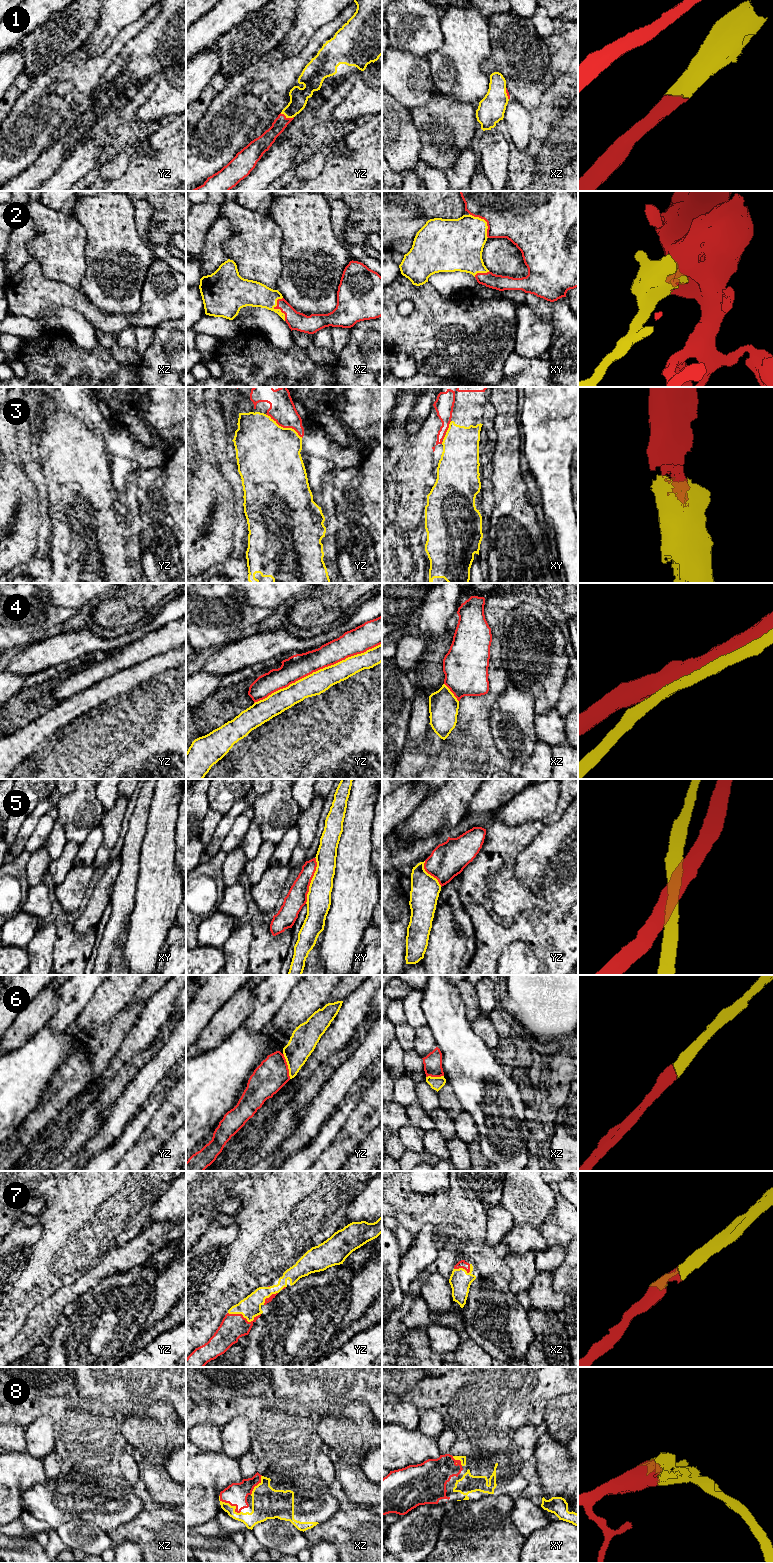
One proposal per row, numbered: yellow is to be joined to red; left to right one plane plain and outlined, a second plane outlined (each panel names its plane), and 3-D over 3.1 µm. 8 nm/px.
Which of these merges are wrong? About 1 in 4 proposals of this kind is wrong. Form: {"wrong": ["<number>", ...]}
{"wrong": ["4", "5"]}

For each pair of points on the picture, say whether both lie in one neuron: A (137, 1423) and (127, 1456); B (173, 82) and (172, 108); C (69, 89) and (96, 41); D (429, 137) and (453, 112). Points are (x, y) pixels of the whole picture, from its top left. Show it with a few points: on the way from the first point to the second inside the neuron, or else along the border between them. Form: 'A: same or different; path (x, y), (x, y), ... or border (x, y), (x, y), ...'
A: different; border (126, 1445), (131, 1450)
B: same; path (173, 88), (172, 102)
C: different; border (109, 44), (95, 56), (89, 56), (83, 49)
D: same; path (435, 131), (448, 118)

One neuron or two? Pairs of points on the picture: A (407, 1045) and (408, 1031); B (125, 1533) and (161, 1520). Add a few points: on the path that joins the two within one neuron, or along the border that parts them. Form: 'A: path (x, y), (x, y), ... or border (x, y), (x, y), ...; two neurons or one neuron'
A: path (407, 1042), (407, 1034); one neuron
B: path (134, 1531), (152, 1528); one neuron

